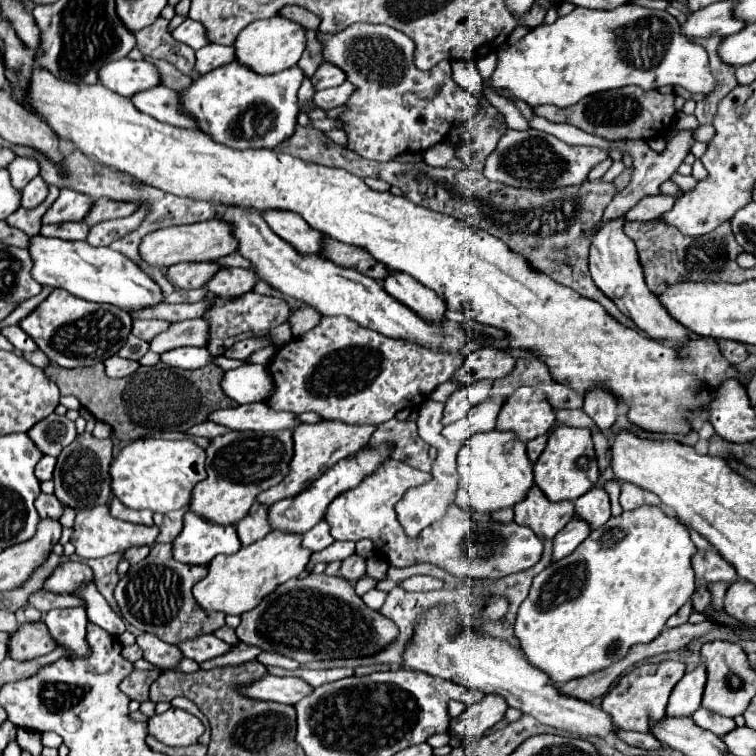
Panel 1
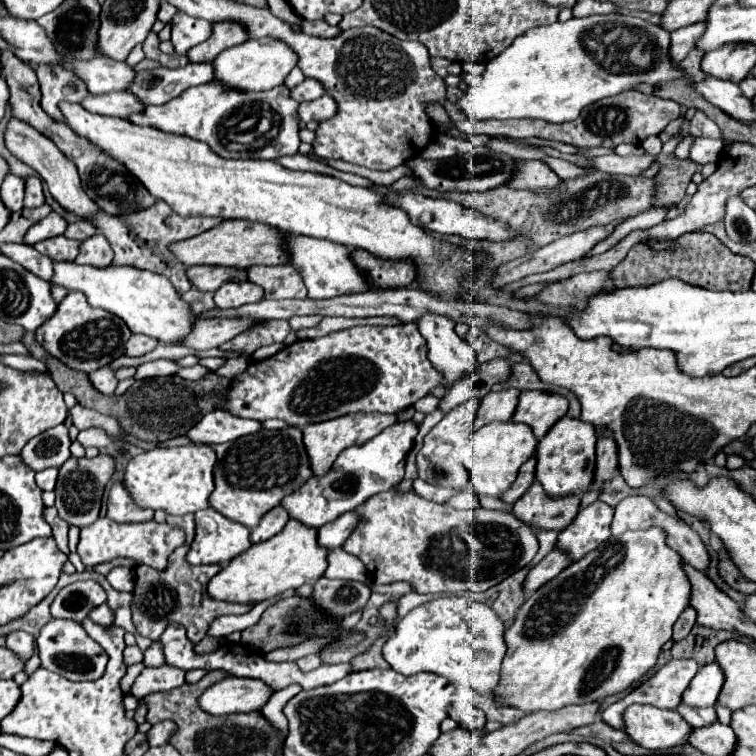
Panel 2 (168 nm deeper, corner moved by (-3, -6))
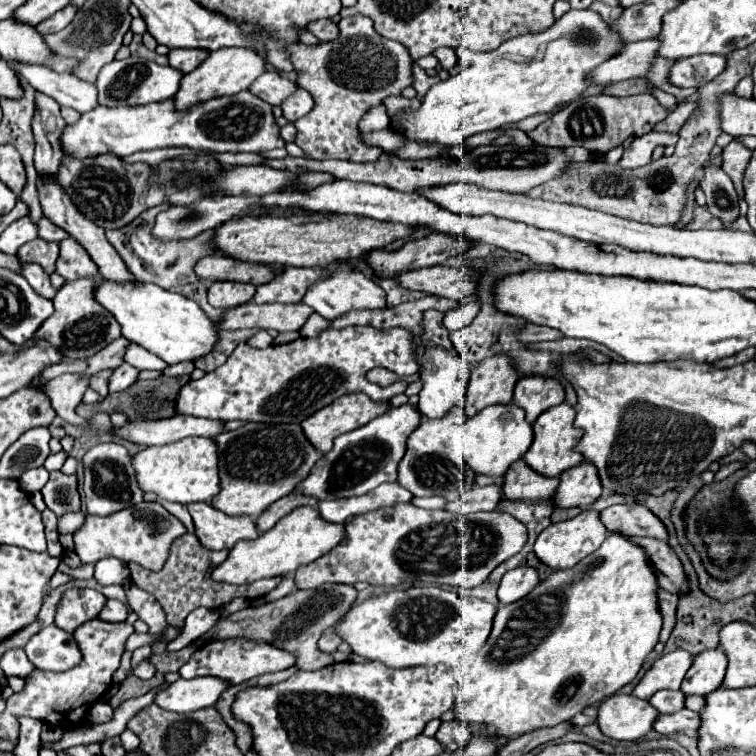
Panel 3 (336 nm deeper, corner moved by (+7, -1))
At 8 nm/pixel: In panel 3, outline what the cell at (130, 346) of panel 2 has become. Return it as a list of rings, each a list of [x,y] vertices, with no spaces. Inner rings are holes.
[[[120,336],[116,342],[108,344],[108,346],[102,348],[98,354],[94,354],[92,358],[88,358],[88,360],[86,360],[88,368],[84,370],[84,376],[94,376],[96,372],[106,370],[106,368],[110,368],[110,370],[118,368],[118,366],[122,364],[122,356],[124,356],[126,346],[128,346],[128,340]]]

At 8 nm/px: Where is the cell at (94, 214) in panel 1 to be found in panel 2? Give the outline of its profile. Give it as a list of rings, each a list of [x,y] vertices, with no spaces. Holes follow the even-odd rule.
[[[80,219],[76,223],[70,223],[68,229],[66,229],[66,237],[70,239],[78,239],[78,241],[84,241],[88,237],[92,237],[96,233],[96,225],[92,221],[86,221],[86,219]]]

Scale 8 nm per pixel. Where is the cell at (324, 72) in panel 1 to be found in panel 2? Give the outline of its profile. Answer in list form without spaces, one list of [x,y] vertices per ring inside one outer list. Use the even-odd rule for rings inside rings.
[[[306,79],[302,85],[294,87],[290,91],[290,97],[294,97],[296,101],[312,101],[312,99],[318,99],[326,93],[326,89],[322,87],[322,83],[318,83],[316,79]]]

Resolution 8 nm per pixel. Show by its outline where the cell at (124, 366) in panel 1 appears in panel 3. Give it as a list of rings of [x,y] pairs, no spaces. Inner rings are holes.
[[[62,374],[58,378],[42,382],[42,392],[48,396],[52,408],[60,418],[70,424],[88,428],[88,420],[76,414],[76,406],[82,402],[82,394],[86,392],[88,382],[90,378],[84,378],[82,374]]]

